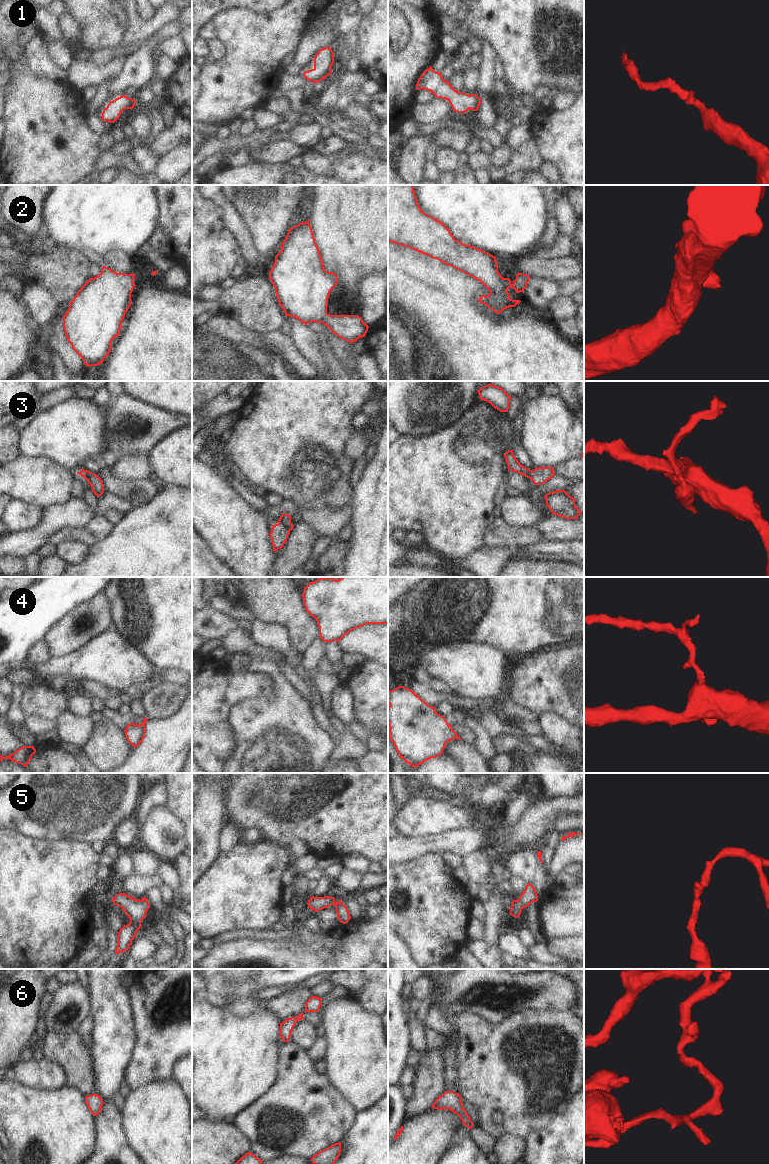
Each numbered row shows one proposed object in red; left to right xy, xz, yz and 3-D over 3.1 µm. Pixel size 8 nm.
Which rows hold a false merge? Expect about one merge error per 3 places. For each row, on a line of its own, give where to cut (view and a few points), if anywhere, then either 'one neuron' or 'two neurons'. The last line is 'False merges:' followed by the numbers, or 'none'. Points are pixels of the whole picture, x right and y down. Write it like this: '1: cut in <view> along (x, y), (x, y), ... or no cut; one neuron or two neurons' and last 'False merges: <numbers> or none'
1: no cut; one neuron
2: no cut; one neuron
3: cut in xz along (278, 523), (282, 524), (289, 531); two neurons
4: no cut; one neuron
5: no cut; one neuron
6: no cut; one neuron
False merges: 3

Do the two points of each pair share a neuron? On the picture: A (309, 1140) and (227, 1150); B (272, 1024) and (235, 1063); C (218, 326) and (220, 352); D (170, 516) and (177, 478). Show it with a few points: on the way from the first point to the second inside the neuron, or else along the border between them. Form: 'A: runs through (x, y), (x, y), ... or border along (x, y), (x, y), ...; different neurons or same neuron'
A: border along (236, 1127), (248, 1141), (250, 1151); different neurons
B: runs through (262, 1034), (243, 1053); same neuron
C: border along (202, 330), (225, 339); different neurons
D: border along (165, 486), (179, 486), (181, 488); different neurons

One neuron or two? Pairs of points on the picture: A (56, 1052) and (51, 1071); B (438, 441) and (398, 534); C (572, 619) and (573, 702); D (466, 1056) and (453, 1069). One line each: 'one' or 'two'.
A: two
B: two
C: two
D: two

